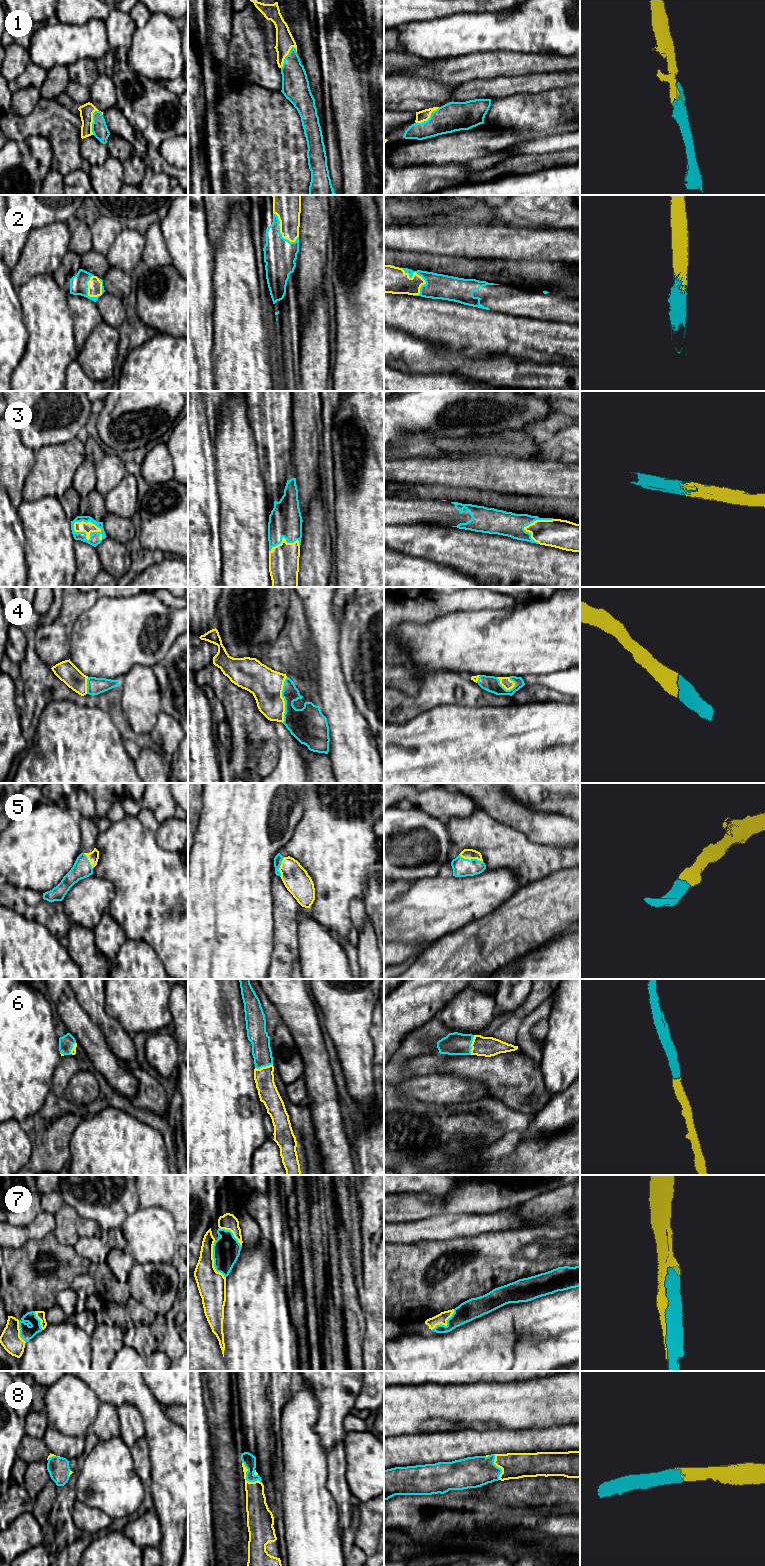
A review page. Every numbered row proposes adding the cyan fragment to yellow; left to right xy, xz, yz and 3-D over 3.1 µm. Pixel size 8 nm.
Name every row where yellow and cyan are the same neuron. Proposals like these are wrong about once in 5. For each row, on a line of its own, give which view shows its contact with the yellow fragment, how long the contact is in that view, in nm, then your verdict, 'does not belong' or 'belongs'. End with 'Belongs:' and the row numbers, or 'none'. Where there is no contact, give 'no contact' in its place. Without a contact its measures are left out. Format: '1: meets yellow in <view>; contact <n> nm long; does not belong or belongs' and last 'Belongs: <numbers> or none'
1: meets yellow in xy; contact 200 nm long; belongs
2: meets yellow in yz; contact 260 nm long; belongs
3: meets yellow in xy; contact 280 nm long; belongs
4: meets yellow in xz; contact 380 nm long; belongs
5: meets yellow in yz; contact 200 nm long; belongs
6: meets yellow in yz; contact 160 nm long; belongs
7: meets yellow in xz; contact 320 nm long; belongs
8: meets yellow in xz; contact 220 nm long; belongs
Belongs: 1, 2, 3, 4, 5, 6, 7, 8

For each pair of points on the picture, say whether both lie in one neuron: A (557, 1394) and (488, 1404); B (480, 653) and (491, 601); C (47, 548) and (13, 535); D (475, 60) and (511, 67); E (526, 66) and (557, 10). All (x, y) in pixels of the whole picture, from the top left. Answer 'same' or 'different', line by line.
A: same
B: different
C: different
D: same
E: different

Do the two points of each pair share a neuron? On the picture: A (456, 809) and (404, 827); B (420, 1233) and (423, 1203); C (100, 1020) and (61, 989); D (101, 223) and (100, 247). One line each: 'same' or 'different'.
A: different
B: different
C: different
D: same

